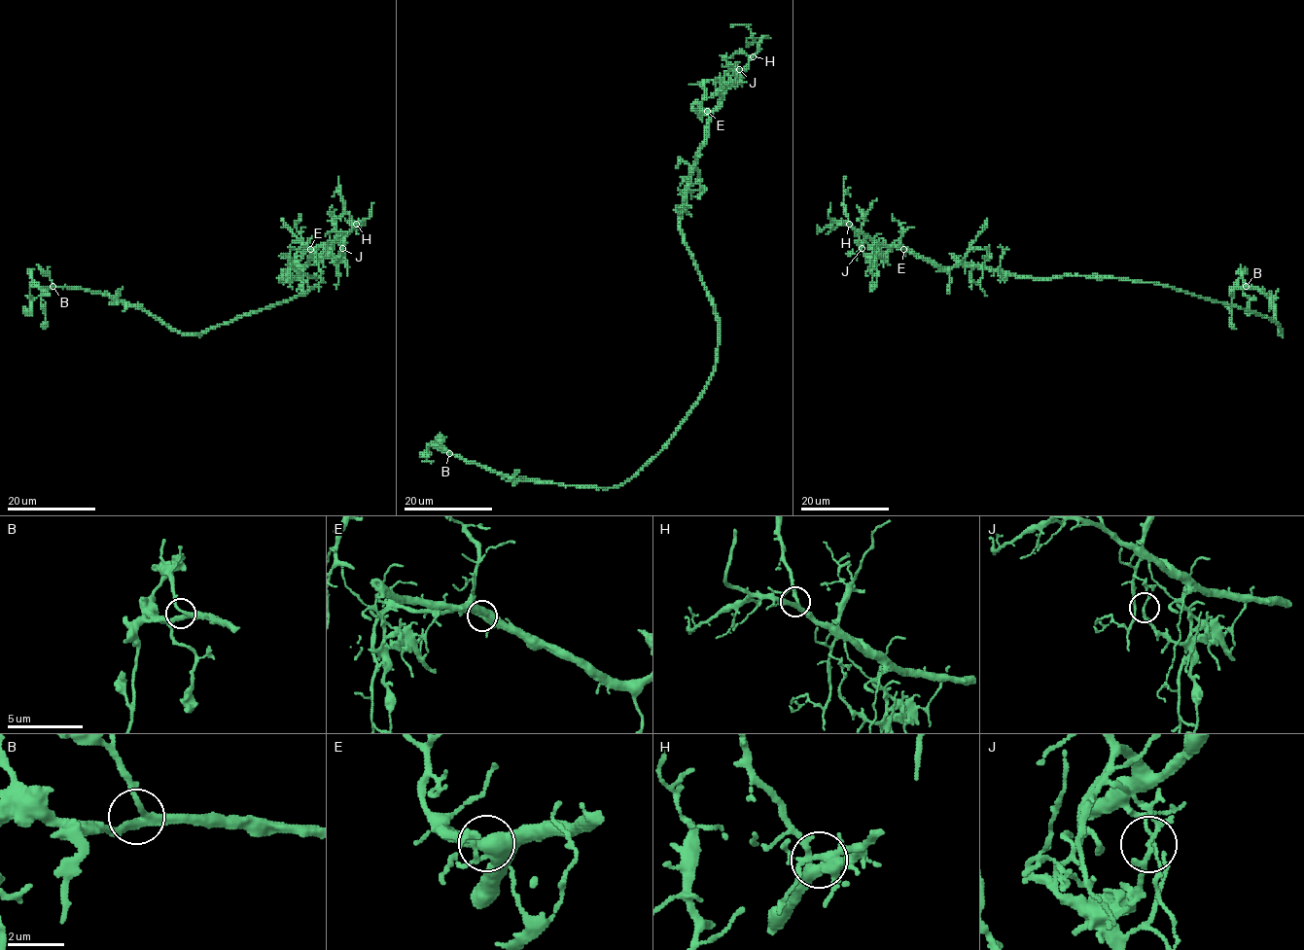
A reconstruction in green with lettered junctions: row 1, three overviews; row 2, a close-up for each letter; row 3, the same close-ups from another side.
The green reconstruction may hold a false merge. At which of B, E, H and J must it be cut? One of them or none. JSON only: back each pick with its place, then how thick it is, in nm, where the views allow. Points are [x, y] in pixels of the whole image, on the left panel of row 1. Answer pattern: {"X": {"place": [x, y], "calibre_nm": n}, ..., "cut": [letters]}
{"J": {"place": [342, 248], "calibre_nm": 120}, "cut": ["J"]}

